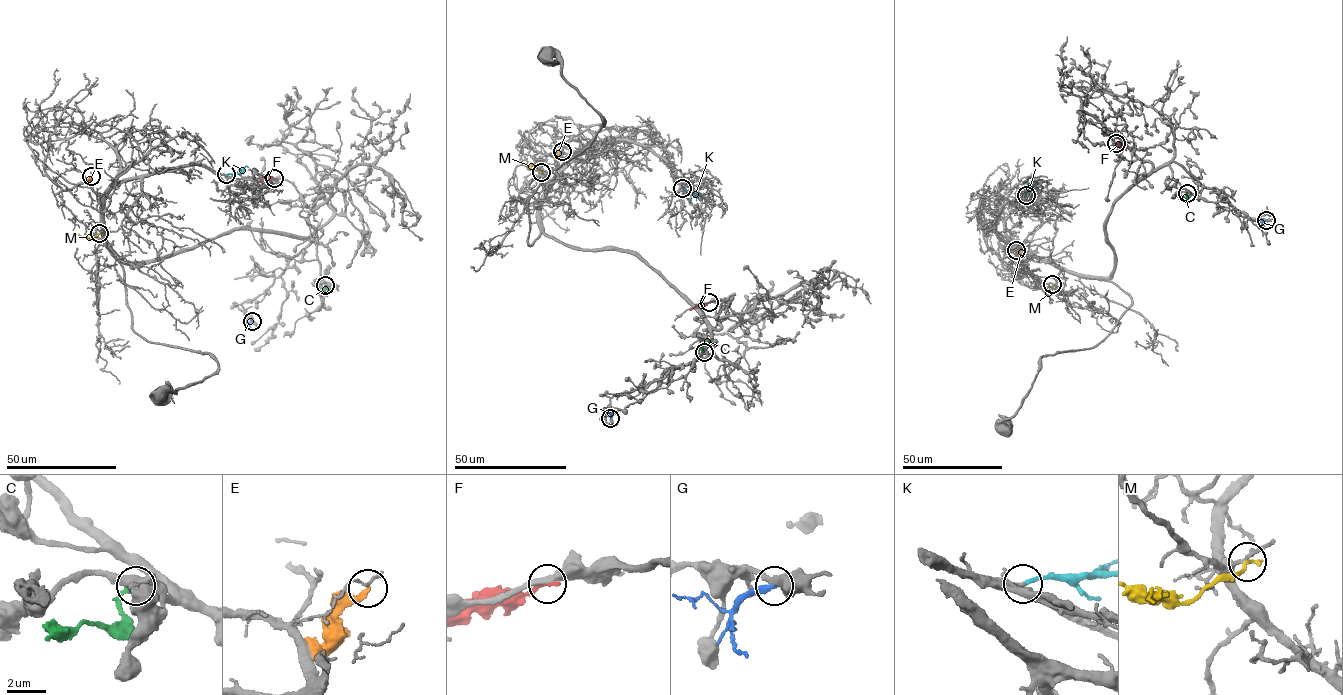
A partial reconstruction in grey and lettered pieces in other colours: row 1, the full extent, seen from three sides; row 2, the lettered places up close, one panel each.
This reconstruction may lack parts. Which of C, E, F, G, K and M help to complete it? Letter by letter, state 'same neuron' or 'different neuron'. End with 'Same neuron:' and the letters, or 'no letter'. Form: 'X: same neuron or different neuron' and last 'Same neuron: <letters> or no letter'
C: different neuron
E: different neuron
F: different neuron
G: different neuron
K: same neuron
M: different neuron
Same neuron: K

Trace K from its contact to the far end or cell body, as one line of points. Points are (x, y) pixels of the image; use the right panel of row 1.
K: (1026, 194), (1030, 178)

